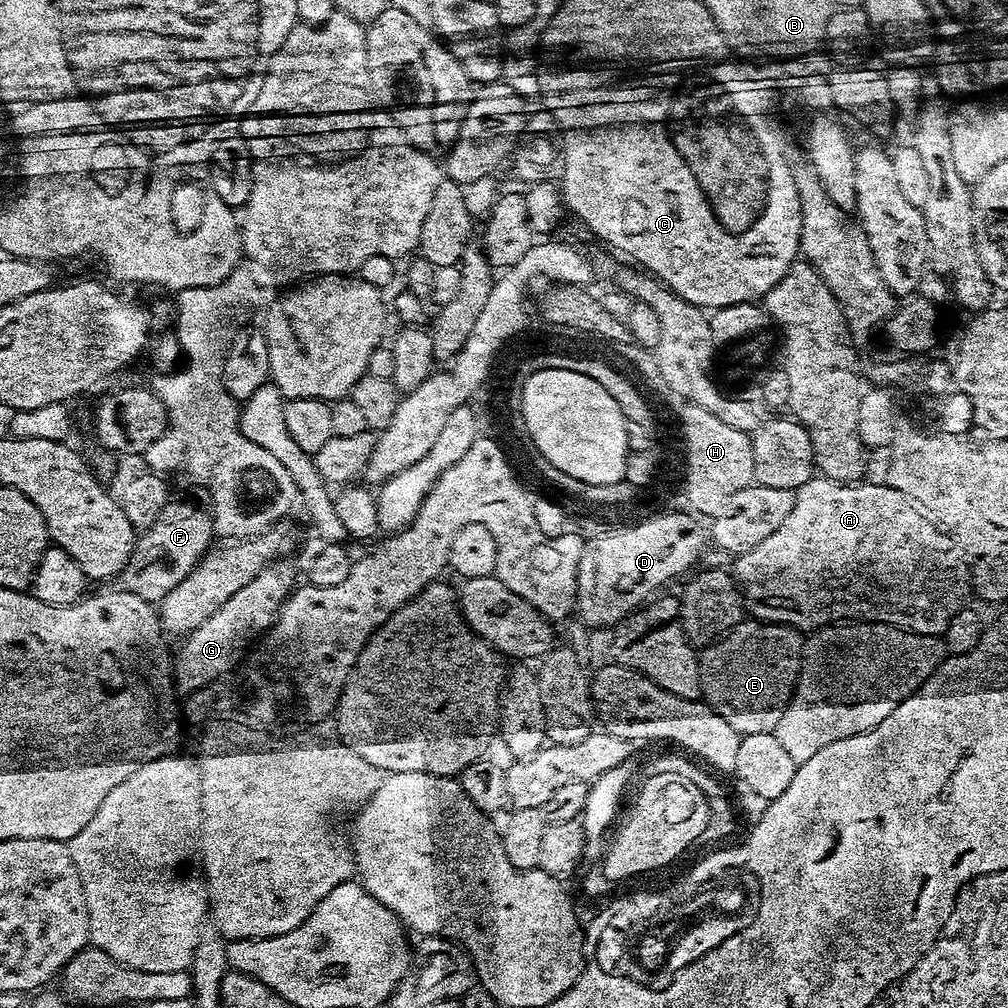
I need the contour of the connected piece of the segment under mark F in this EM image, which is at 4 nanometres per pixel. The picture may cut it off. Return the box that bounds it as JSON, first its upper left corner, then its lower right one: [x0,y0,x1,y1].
[118,499,213,605]

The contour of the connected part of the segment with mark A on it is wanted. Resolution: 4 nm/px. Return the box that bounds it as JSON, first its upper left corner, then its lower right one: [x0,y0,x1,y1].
[734,474,970,636]

